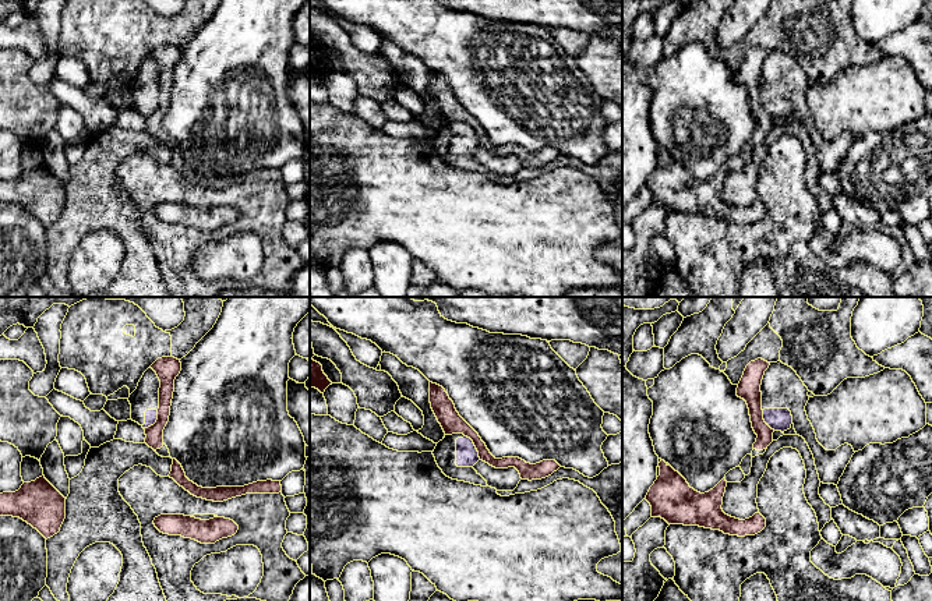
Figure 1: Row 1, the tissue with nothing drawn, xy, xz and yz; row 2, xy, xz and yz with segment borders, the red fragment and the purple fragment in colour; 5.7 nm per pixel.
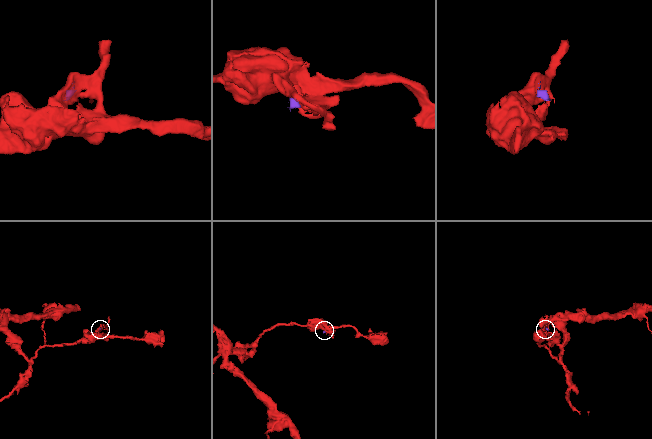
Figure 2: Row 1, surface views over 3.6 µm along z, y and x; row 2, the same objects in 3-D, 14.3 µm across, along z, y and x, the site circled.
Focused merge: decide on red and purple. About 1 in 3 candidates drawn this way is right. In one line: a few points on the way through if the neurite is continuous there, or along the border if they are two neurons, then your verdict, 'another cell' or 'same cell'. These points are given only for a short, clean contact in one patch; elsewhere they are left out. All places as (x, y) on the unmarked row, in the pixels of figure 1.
border along xz (465, 123), (472, 128), (480, 147); another cell

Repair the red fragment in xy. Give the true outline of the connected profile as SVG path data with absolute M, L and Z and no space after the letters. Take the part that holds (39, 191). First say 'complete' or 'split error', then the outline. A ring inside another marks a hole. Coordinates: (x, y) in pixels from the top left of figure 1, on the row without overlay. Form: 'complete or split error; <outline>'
complete; M42 163L15 180L0 181L0 204L20 205L47 227L66 206L66 185Z

